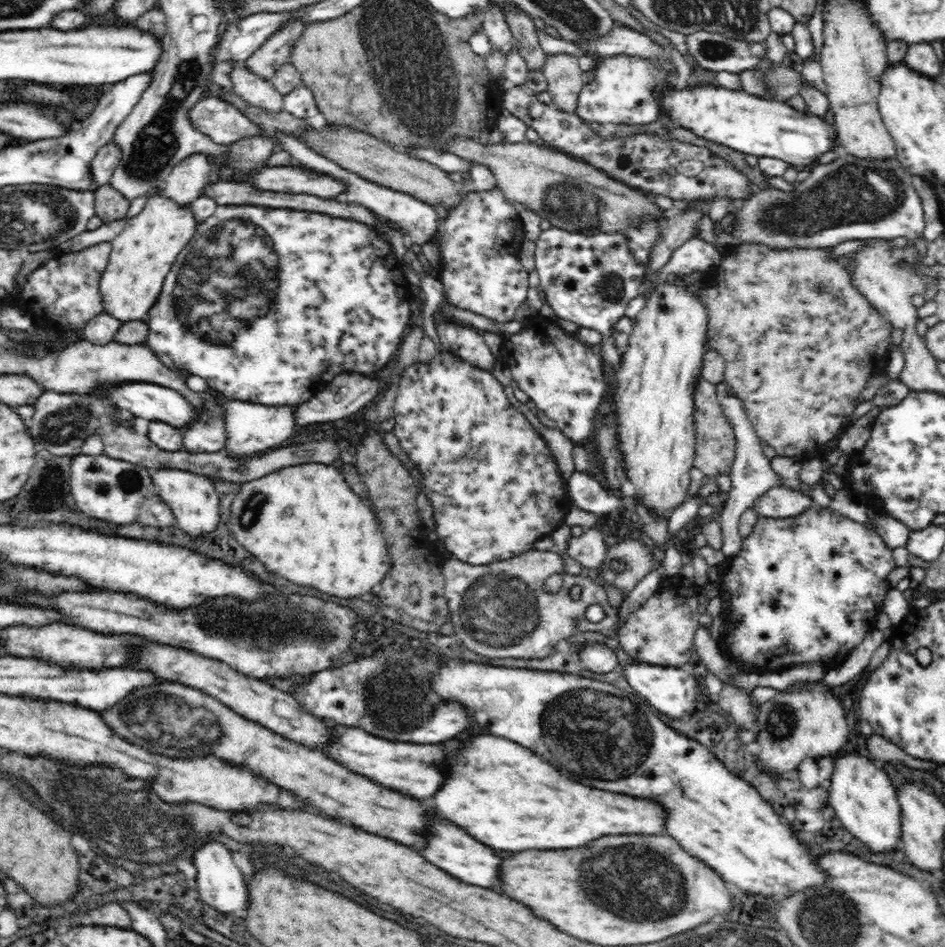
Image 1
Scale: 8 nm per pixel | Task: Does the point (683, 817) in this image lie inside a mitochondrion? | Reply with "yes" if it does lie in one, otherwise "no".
no

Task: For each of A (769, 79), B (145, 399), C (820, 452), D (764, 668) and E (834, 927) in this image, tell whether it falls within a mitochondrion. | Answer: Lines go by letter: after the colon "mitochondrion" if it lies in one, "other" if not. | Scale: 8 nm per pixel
A: mitochondrion
B: other
C: other
D: other
E: mitochondrion

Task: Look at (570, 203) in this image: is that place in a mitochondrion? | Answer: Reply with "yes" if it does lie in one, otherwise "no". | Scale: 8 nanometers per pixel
yes

